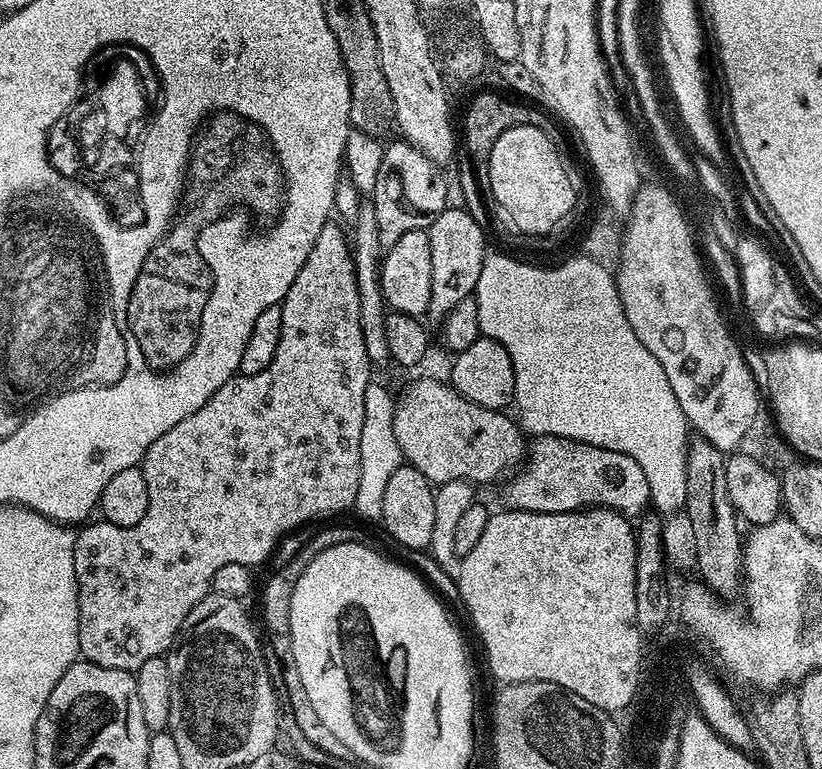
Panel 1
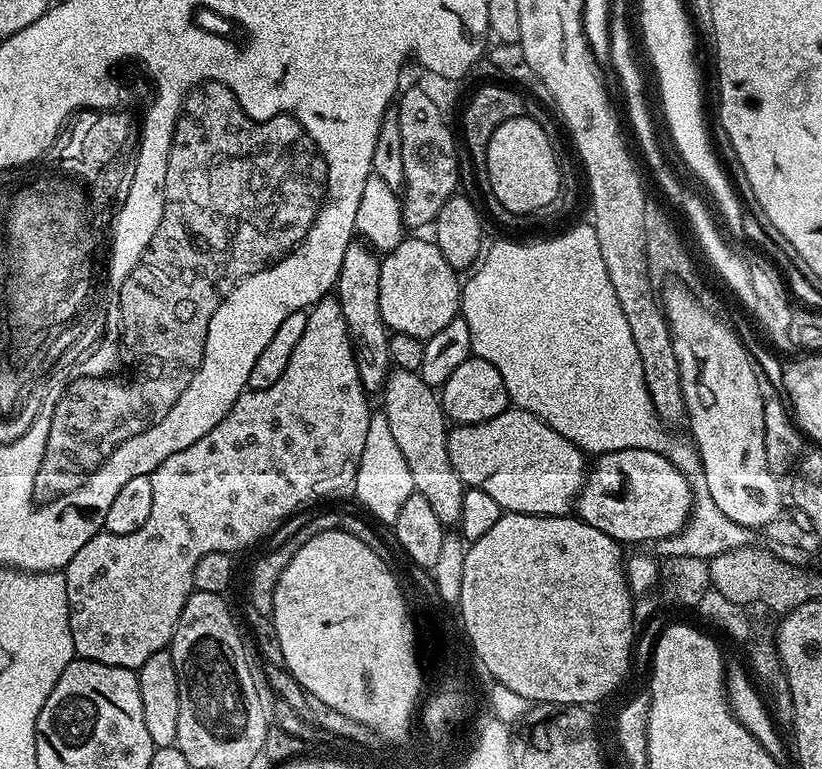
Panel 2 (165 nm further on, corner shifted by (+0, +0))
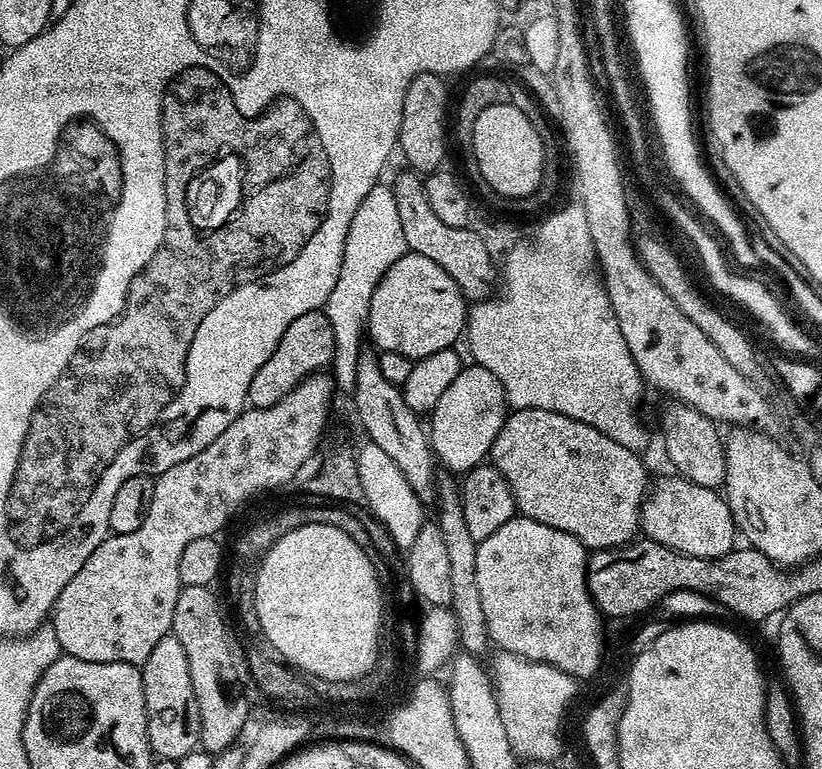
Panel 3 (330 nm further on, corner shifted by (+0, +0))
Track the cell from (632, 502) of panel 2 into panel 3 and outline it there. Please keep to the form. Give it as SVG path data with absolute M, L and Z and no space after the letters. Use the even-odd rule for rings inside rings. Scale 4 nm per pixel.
M677 474L669 475L662 477L657 484L655 481L651 485L650 491L645 495L644 505L640 508L639 531L647 539L694 558L713 560L714 558L722 558L727 552L733 551L738 544L738 533L734 518L730 514L730 506L723 495L715 488L703 488Z

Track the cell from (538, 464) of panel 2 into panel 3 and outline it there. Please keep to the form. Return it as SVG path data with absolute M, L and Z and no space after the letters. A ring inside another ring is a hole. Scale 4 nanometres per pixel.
M518 408L509 411L504 418L502 430L498 430L498 438L494 438L490 453L491 463L506 478L510 490L514 494L516 511L519 515L530 518L534 522L542 522L542 526L554 526L554 530L562 530L574 538L578 538L588 550L603 550L605 548L622 548L637 535L640 526L640 508L650 488L648 472L644 469L641 457L637 453L626 450L626 446L618 446L614 438L606 438L602 430L594 430L594 426L586 426L586 422L578 422L574 418L566 418L566 414L554 414L554 410L534 410L533 408Z

